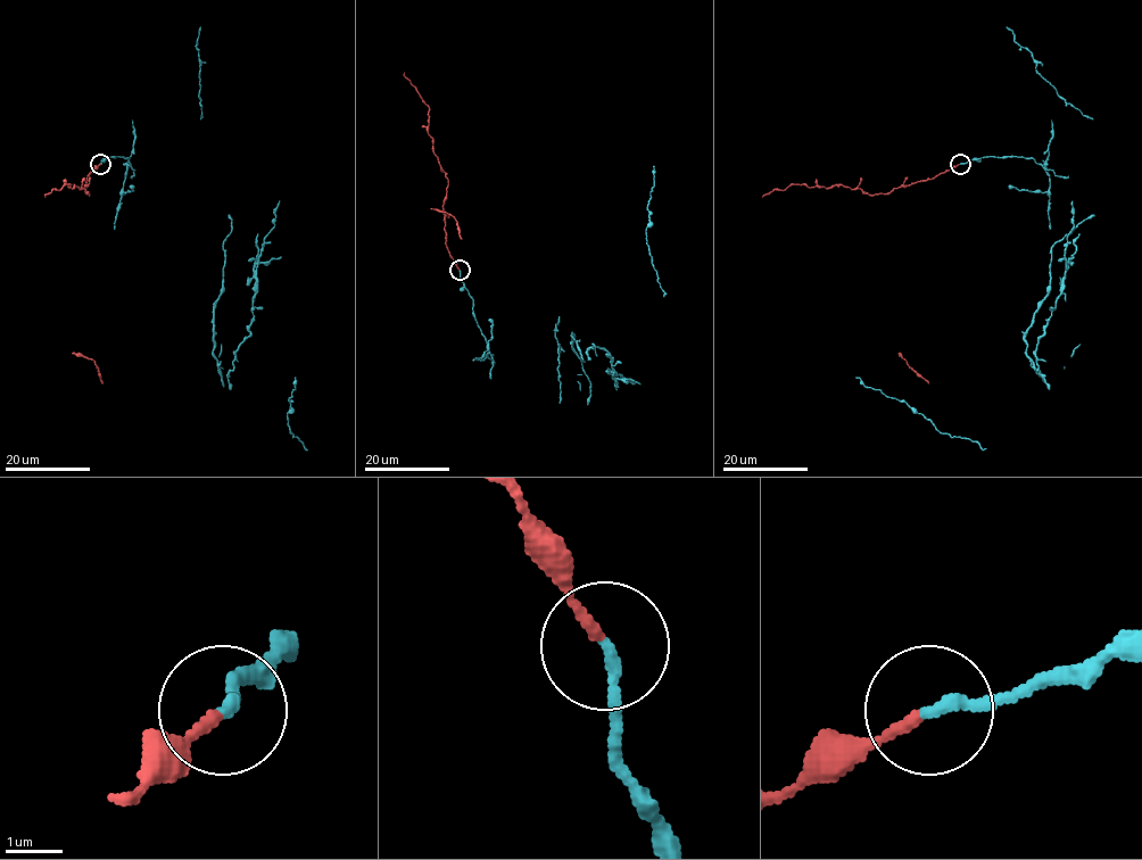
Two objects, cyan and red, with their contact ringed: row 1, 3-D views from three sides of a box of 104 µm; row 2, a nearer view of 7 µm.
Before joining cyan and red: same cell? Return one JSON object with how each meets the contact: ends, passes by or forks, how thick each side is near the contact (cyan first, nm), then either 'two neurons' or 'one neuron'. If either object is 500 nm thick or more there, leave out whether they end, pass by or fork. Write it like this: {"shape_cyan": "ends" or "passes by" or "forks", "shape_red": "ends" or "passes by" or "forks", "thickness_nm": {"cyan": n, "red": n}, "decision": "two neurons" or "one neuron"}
{"shape_cyan": "ends", "shape_red": "ends", "thickness_nm": {"cyan": 200, "red": 190}, "decision": "two neurons"}

